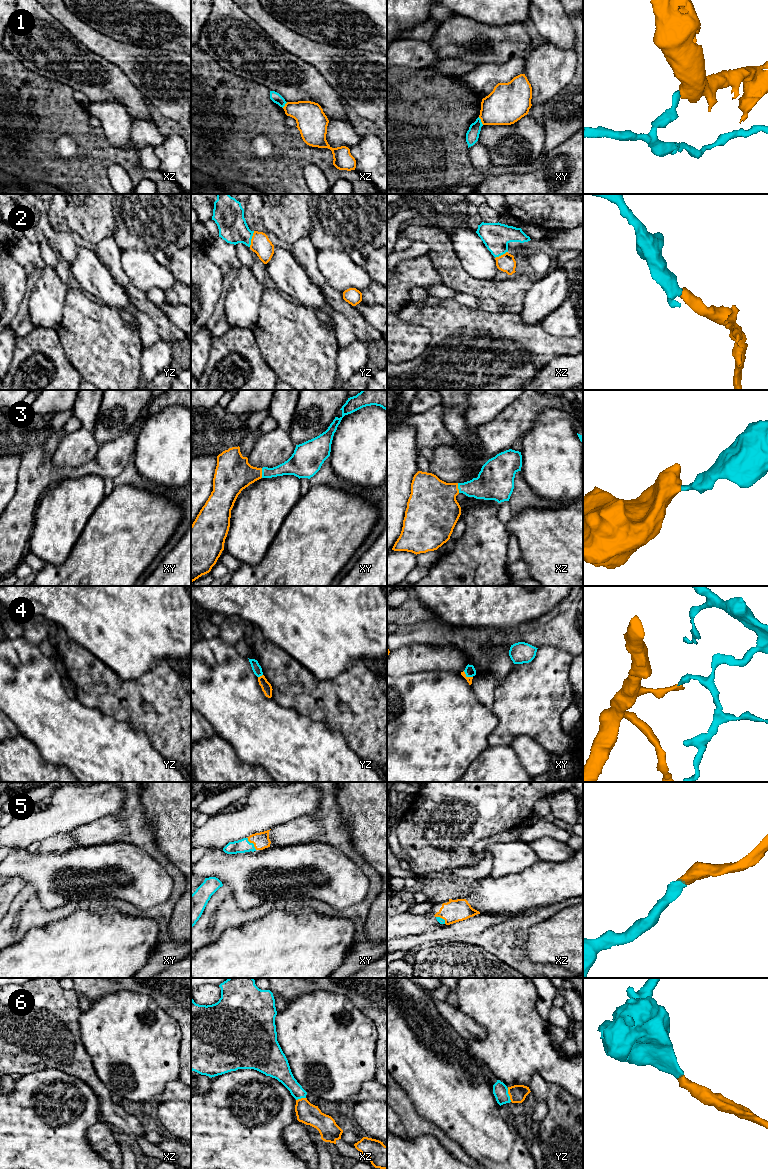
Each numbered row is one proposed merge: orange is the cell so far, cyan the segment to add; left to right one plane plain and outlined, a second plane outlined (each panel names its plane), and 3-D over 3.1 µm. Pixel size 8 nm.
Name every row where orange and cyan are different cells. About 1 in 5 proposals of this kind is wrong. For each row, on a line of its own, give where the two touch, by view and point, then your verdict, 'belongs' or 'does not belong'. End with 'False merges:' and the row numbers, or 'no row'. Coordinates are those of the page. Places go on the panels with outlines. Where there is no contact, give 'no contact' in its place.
1: contact xy (481, 121); does not belong
2: contact yz (251, 239); belongs
3: contact xy (261, 473); belongs
4: contact xy (467, 677); does not belong
5: contact xy (252, 842); belongs
6: contact yz (509, 1095); belongs
False merges: 1, 4

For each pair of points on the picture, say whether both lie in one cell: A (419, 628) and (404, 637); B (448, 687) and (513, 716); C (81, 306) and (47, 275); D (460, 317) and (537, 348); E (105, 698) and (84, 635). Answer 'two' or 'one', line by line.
A: one
B: two
C: two
D: one
E: two

